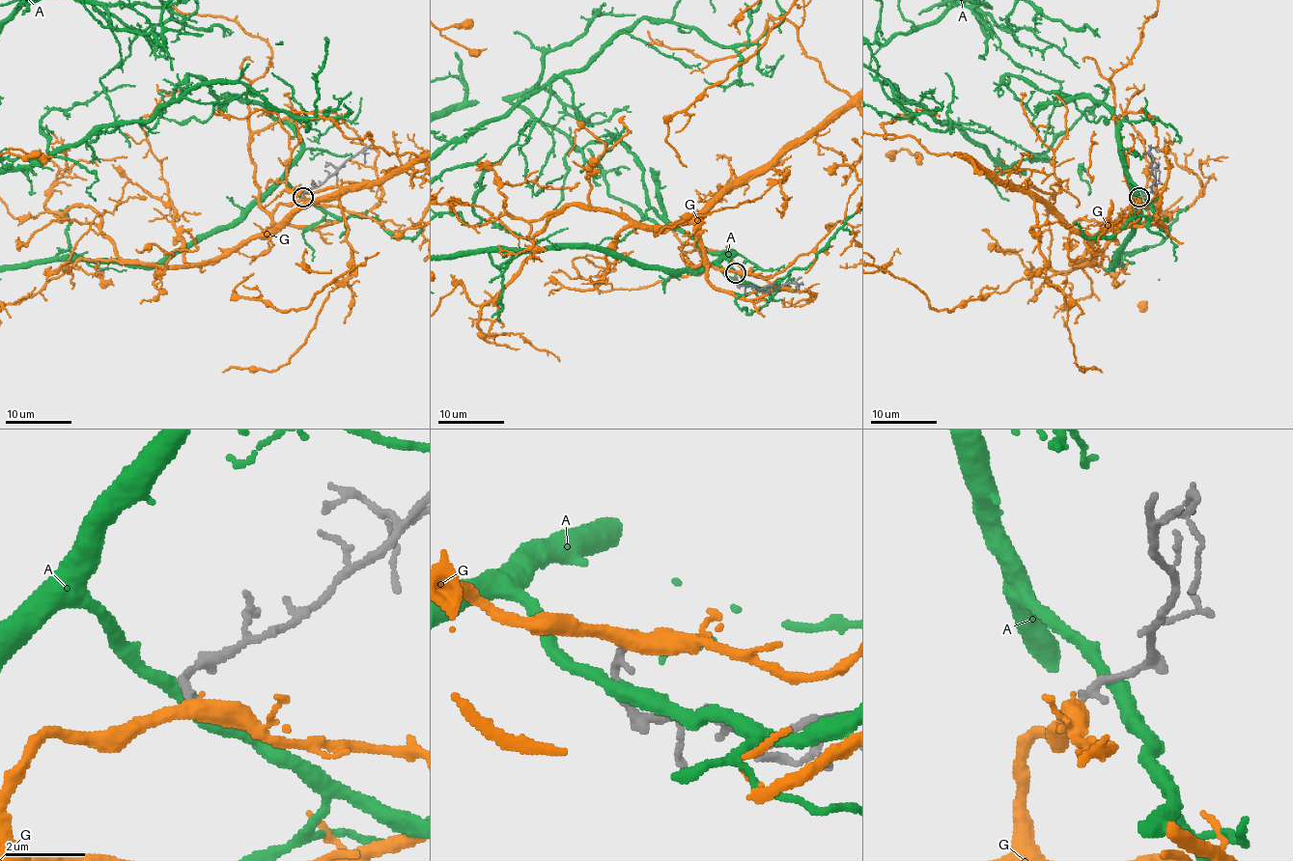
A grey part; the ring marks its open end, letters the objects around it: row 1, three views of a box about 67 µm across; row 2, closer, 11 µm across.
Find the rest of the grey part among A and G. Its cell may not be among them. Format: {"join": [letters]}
{"join": ["G"]}

